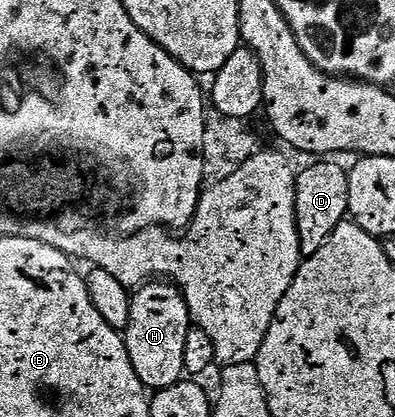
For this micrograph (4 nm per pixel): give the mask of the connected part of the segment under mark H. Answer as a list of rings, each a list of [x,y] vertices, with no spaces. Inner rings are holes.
[[[148,281],[131,292],[130,325],[122,332],[130,353],[134,373],[153,392],[173,387],[185,378],[184,354],[190,330],[188,306],[184,293],[168,281]]]

